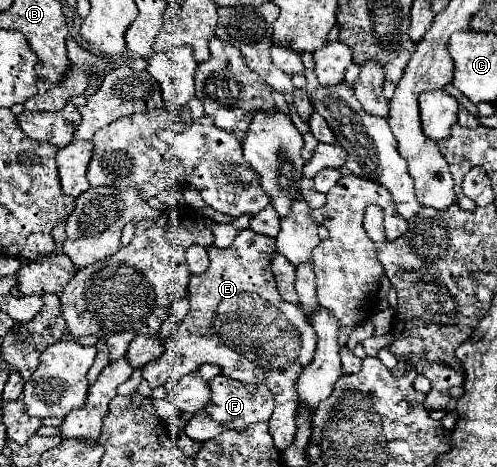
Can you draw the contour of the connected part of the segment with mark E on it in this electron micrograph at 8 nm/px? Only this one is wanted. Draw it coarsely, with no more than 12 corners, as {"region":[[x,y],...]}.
{"region":[[243,229],[207,249],[189,313],[137,393],[203,363],[275,399],[269,433],[295,439],[295,381],[317,335],[281,299],[275,241]]}

